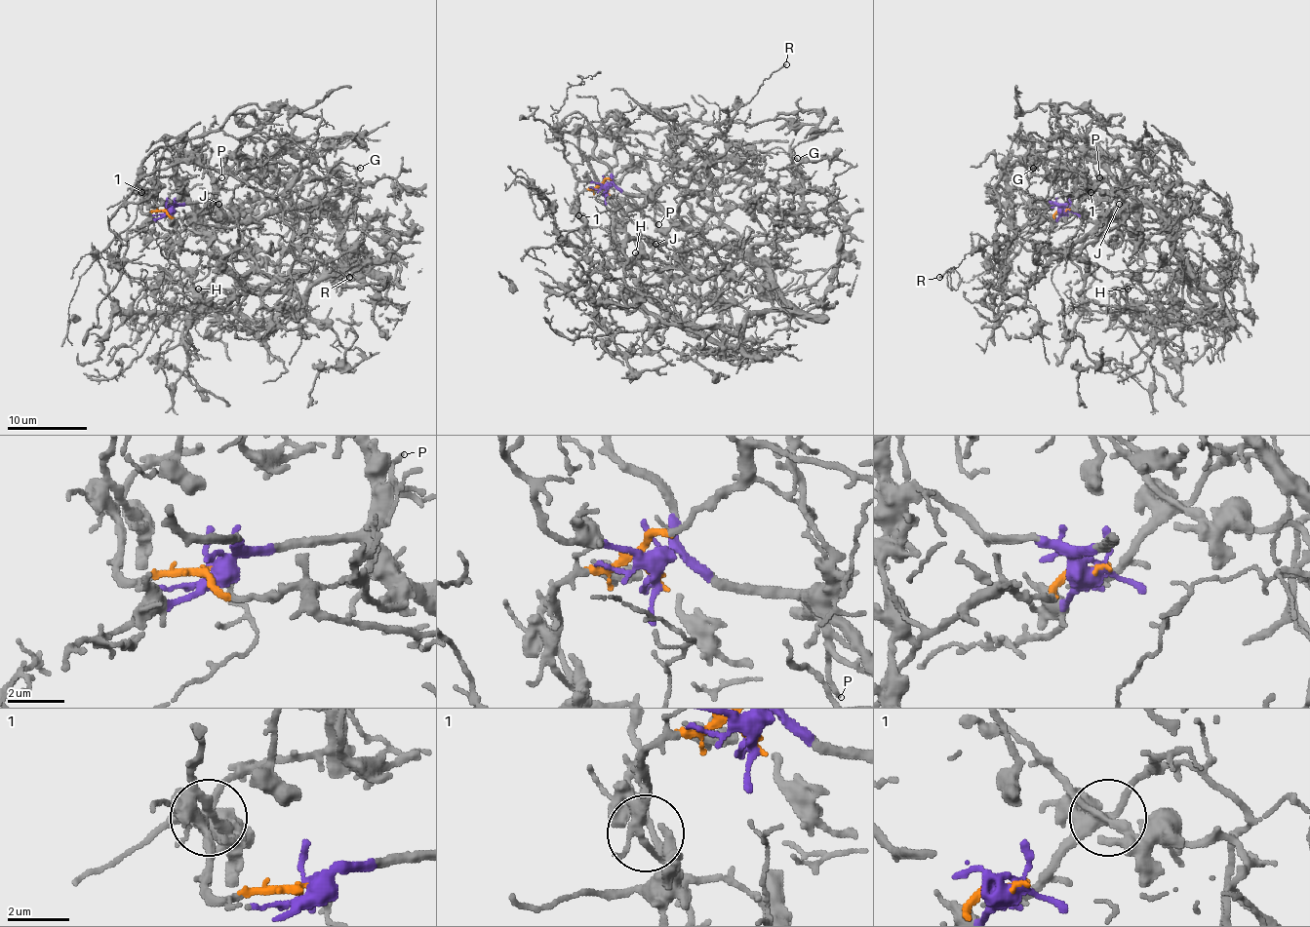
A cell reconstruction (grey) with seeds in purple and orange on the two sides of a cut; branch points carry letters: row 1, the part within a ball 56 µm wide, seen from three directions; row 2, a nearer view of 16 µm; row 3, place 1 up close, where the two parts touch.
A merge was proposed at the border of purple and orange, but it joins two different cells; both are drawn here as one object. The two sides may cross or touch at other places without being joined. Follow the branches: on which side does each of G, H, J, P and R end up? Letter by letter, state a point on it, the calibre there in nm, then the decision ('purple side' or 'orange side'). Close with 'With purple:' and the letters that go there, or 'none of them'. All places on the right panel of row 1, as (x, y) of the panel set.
G: place (1033, 168); calibre 120 nm; orange side
H: place (1128, 289); calibre 180 nm; purple side
J: place (1119, 204); calibre 140 nm; purple side
P: place (1099, 177); calibre 140 nm; purple side
R: place (939, 277); calibre 130 nm; orange side
With purple: H, J, P

